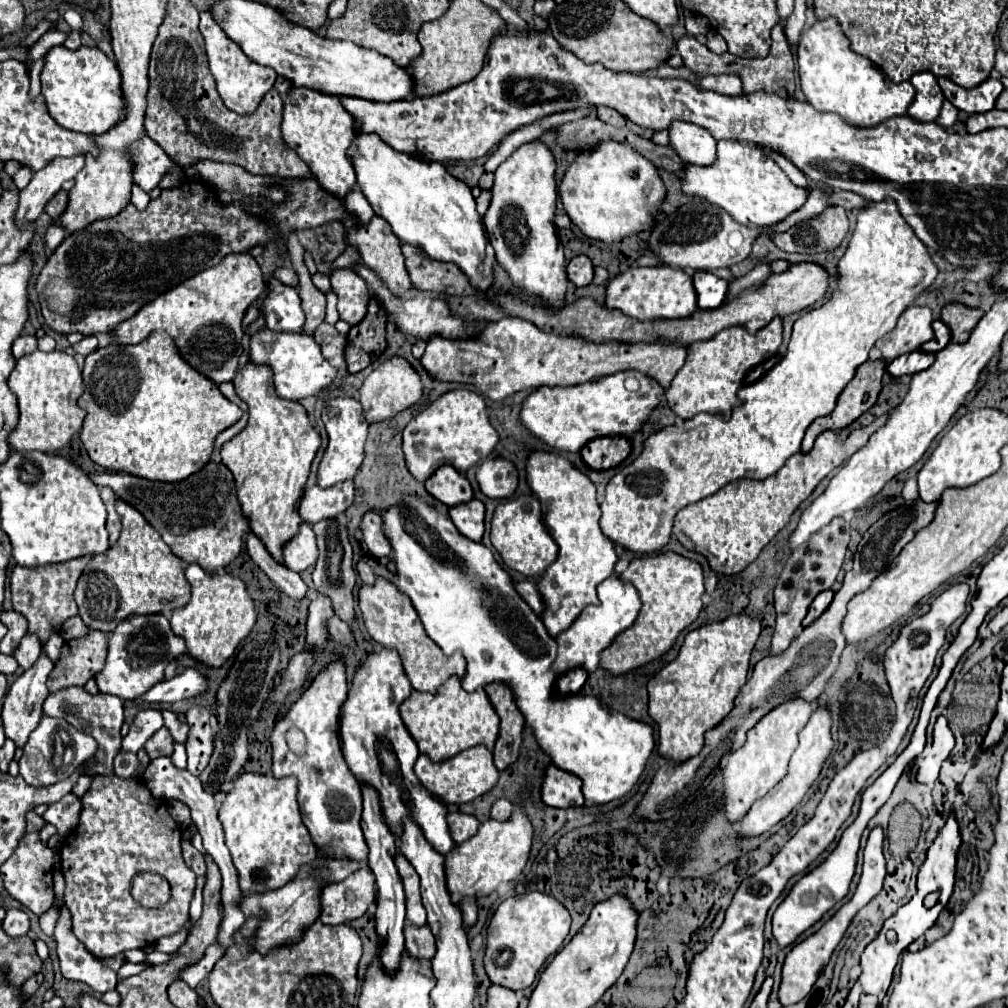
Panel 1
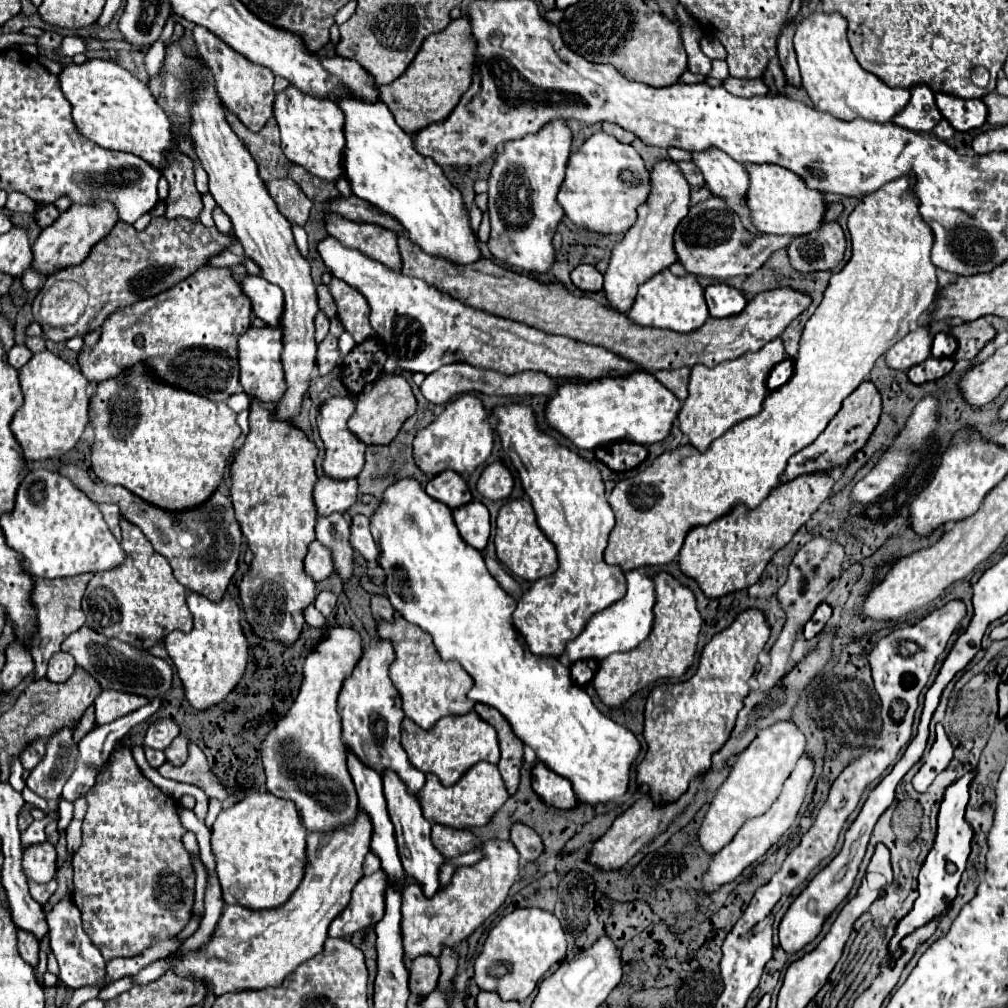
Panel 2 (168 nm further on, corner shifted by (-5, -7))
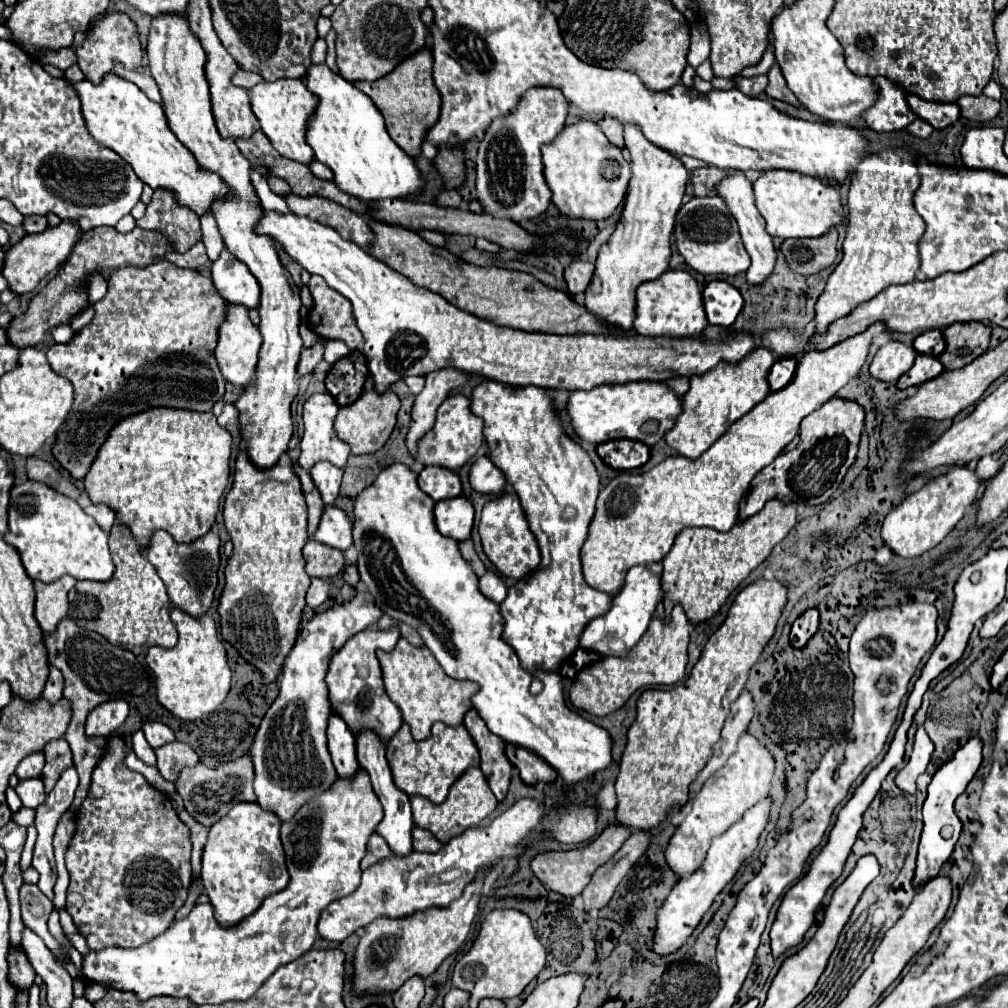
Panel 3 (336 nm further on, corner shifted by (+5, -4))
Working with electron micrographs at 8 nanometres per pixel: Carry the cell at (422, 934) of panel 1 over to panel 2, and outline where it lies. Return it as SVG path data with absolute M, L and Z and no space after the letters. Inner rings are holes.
M419 955L415 961L409 961L407 969L409 969L409 985L413 995L425 997L437 987L437 979L439 979L437 957Z

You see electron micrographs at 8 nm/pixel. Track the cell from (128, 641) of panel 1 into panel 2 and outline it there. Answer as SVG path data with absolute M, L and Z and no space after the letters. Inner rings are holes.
M103 689L101 695L95 699L95 715L97 715L97 725L111 723L139 707L143 707L149 699L143 695L133 695L117 689Z

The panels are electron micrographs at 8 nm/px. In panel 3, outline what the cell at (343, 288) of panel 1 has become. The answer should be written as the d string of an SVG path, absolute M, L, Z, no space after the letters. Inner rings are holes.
M311 276L309 290L313 296L313 308L309 310L309 328L327 340L341 340L351 350L359 350L363 334L353 322L353 308L347 298L341 298L333 288L325 286L323 278Z

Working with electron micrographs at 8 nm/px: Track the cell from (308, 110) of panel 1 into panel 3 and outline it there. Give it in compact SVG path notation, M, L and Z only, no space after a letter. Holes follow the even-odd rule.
M275 80L275 82L259 82L247 90L249 104L257 120L261 122L263 134L269 138L273 148L289 160L309 164L313 160L313 150L305 142L305 120L313 114L313 106L317 106L317 98L305 90L303 80Z

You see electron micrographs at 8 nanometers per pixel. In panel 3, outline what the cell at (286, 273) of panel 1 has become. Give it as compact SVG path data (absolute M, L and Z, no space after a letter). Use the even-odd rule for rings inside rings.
M207 214L205 218L201 218L201 230L203 230L203 244L207 250L207 258L215 260L217 254L221 254L221 250L223 250L223 238L219 234L213 214Z

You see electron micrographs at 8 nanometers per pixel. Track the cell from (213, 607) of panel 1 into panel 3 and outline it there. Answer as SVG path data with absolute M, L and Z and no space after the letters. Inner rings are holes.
M181 610L171 612L171 620L177 628L179 642L171 650L149 648L147 666L155 676L157 702L181 720L197 720L203 714L213 712L227 696L231 684L231 670L227 666L227 654L217 634L217 626L209 616L191 618Z

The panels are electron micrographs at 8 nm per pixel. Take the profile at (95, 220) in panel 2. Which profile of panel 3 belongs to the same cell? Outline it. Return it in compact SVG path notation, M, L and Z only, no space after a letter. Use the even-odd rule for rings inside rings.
M61 222L55 228L47 228L41 234L27 234L21 242L5 250L5 266L3 266L3 278L9 284L9 290L15 294L29 294L37 288L37 284L55 270L61 262L65 262L77 242L77 226L73 222Z

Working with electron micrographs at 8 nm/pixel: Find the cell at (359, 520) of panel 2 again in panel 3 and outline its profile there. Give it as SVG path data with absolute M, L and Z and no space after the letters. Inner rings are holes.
M325 506L319 526L311 536L313 540L333 546L337 550L347 550L353 542L351 538L351 522L347 520L345 512L335 506Z

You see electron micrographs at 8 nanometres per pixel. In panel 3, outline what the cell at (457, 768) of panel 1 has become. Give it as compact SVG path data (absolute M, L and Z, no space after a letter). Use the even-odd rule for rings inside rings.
M469 768L463 772L463 776L451 786L449 796L443 804L431 804L427 798L411 796L411 808L413 808L413 822L419 828L429 830L441 844L447 844L453 836L465 832L467 828L477 826L481 820L485 820L497 806L497 800L493 792L487 786L485 776L479 768Z

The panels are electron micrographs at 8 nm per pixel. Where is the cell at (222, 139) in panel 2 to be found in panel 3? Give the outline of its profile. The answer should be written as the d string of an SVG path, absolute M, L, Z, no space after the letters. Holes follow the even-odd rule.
M159 14L151 20L149 38L147 38L147 58L149 70L155 78L159 92L163 96L163 110L169 122L171 132L187 146L197 162L217 172L233 190L225 202L213 204L213 216L221 230L225 248L233 252L257 278L261 286L261 302L259 302L259 332L263 336L263 344L259 350L257 360L257 374L255 380L243 388L243 394L235 402L239 412L239 430L241 440L245 444L245 452L253 466L267 470L279 462L281 454L287 452L291 434L293 434L293 420L291 420L291 402L297 396L297 362L303 350L303 340L299 336L299 308L301 298L293 296L291 274L281 266L279 256L275 252L275 242L269 238L261 238L253 234L253 226L257 218L261 218L261 202L251 186L249 172L251 164L235 146L235 140L227 138L221 140L215 128L215 118L211 114L211 98L209 86L205 78L205 62L207 54L197 36L193 36L187 16L183 14Z

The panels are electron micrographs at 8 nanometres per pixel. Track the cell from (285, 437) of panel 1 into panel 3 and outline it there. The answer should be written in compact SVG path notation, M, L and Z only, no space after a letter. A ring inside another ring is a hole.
M241 452L235 464L233 488L225 498L223 510L225 528L233 540L233 554L225 568L225 588L219 600L221 636L239 652L239 656L249 662L255 670L263 674L263 684L277 680L283 660L293 648L299 632L301 614L305 608L305 592L309 588L309 576L305 572L305 558L301 554L309 534L307 534L307 506L301 494L301 484L293 476L293 462L287 454L271 470L257 470L249 462L247 454Z

